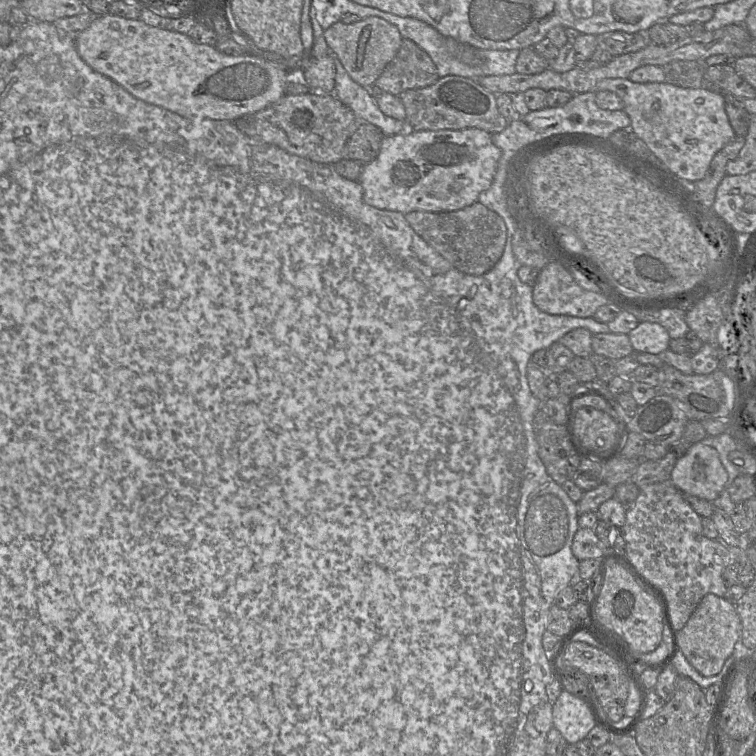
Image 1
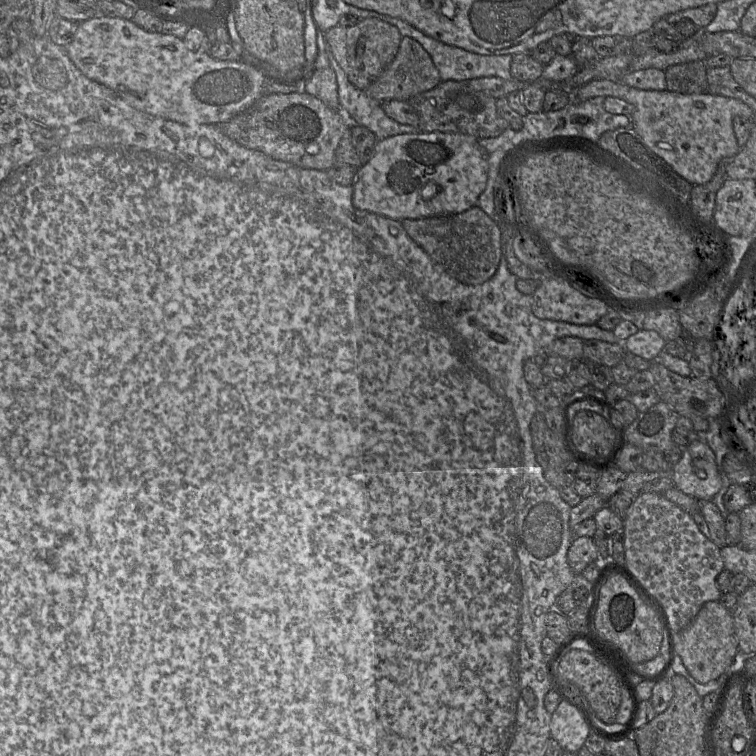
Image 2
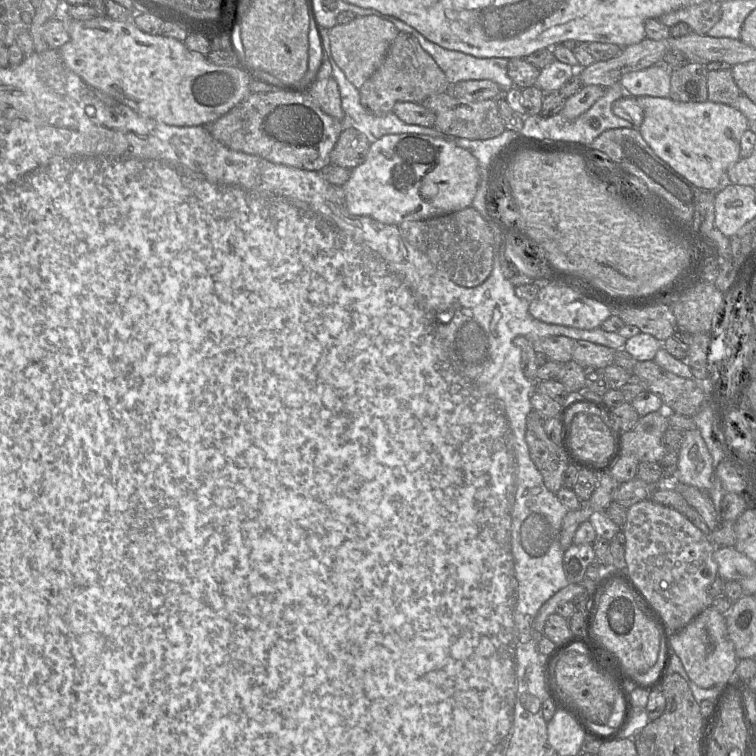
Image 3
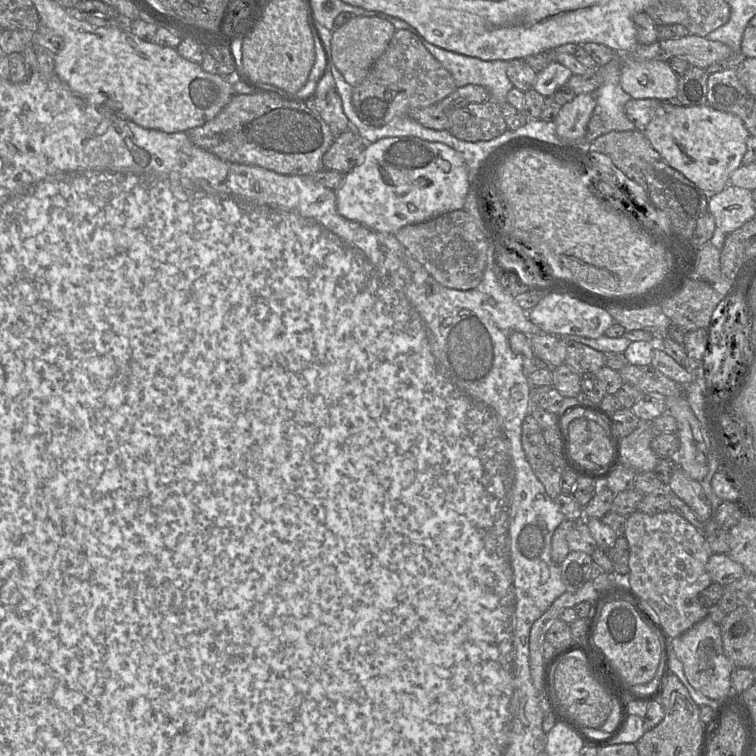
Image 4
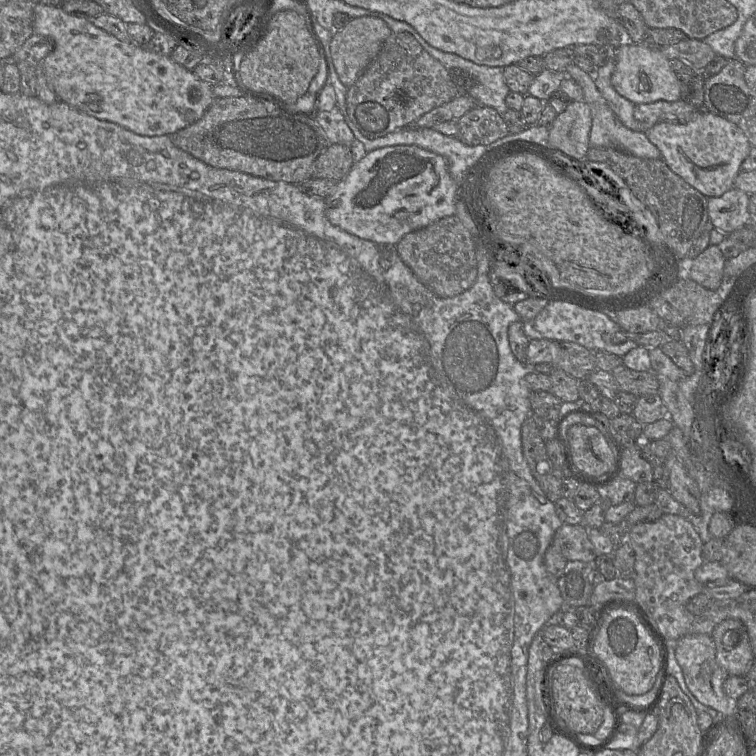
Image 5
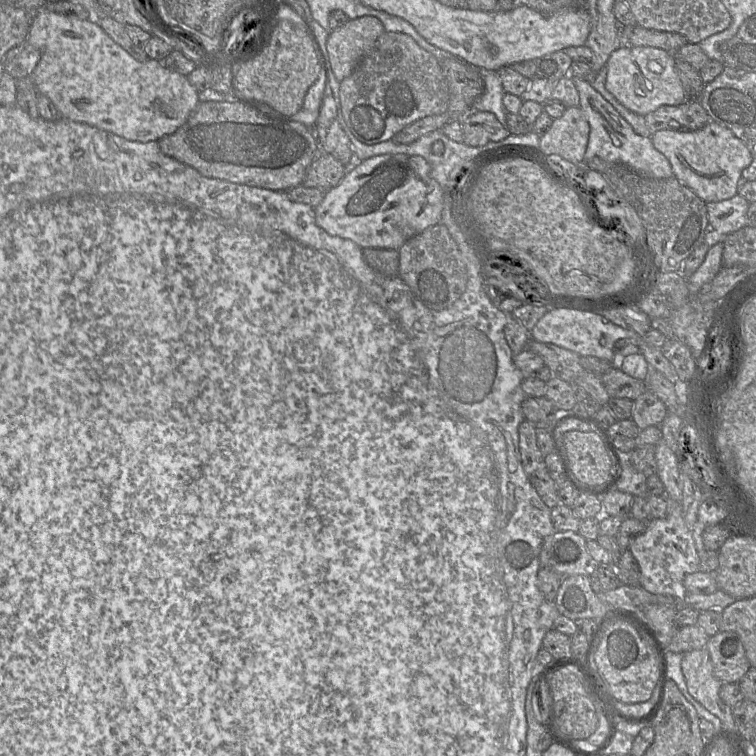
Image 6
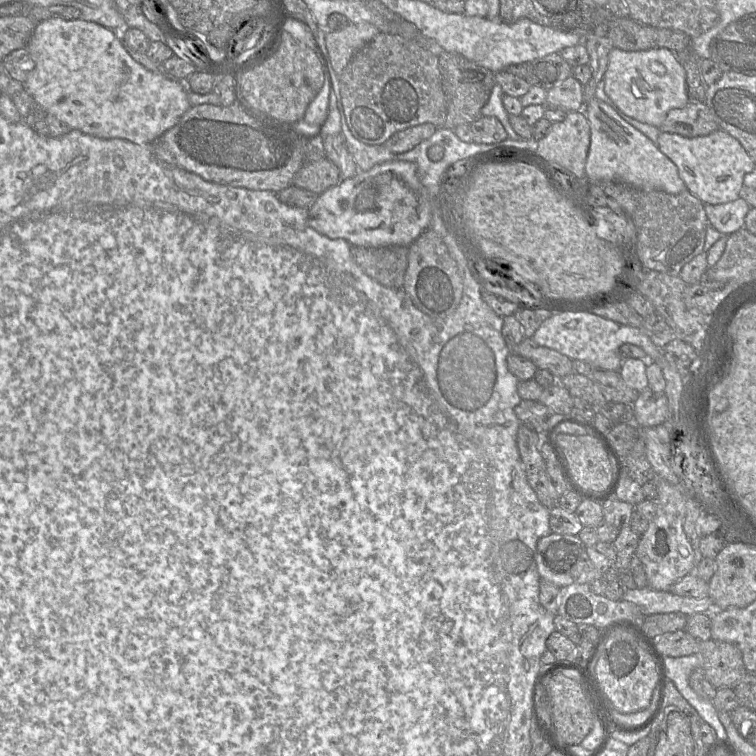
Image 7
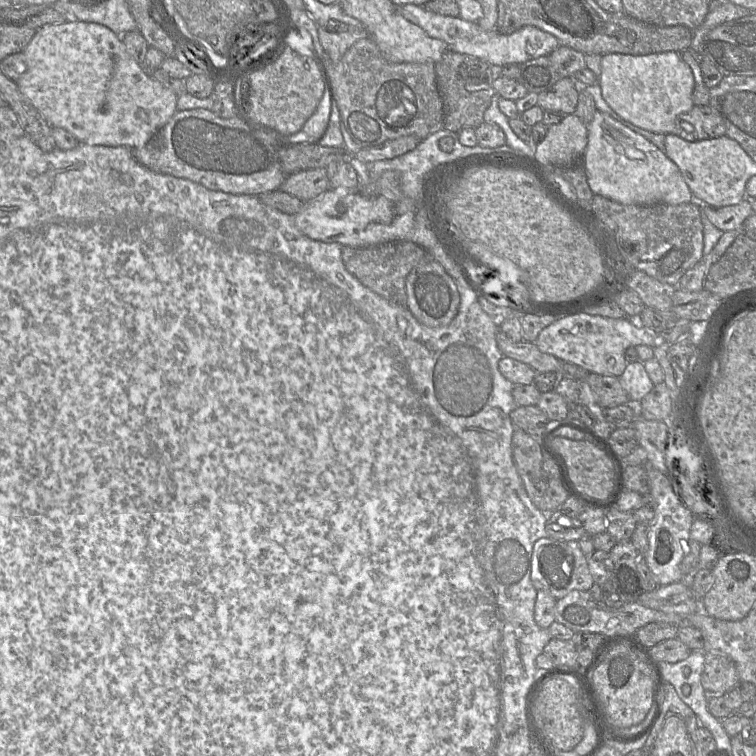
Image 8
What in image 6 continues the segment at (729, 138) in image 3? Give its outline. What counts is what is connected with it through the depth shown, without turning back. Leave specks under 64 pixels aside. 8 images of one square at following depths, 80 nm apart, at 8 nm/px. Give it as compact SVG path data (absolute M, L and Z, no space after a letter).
M715 121L694 131L659 130L651 136L651 141L669 160L674 177L706 203L723 201L738 194L742 171L753 160L744 142Z

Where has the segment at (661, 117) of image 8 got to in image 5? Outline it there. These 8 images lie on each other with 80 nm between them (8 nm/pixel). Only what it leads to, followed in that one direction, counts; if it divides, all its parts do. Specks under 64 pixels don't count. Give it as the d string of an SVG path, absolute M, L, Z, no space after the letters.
M624 41L612 51L615 69L611 77L614 89L633 104L648 104L656 101L675 102L681 98L681 82L671 68L670 60L660 48L649 44Z

